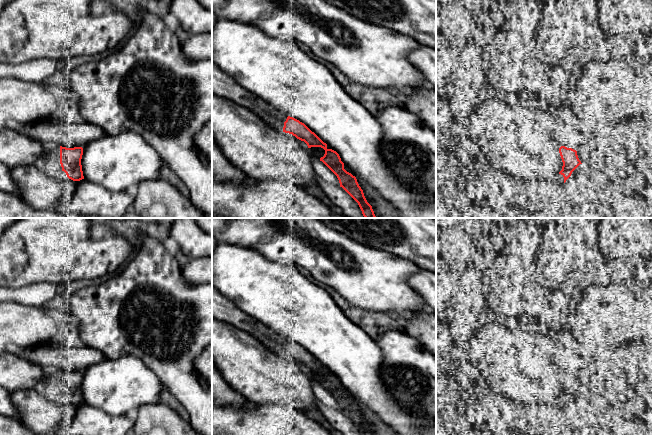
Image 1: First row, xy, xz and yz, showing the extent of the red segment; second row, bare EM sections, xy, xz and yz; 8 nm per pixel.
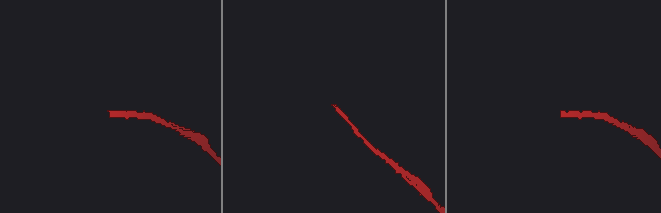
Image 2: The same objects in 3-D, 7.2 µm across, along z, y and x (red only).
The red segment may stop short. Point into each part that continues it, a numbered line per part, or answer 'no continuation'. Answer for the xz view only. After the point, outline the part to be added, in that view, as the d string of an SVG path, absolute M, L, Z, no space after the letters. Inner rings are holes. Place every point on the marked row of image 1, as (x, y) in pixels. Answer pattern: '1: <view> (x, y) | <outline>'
1: xz (224, 85) | M212 63L212 94L225 97L256 113L270 127L283 131L288 115L280 112L241 86L234 78Z

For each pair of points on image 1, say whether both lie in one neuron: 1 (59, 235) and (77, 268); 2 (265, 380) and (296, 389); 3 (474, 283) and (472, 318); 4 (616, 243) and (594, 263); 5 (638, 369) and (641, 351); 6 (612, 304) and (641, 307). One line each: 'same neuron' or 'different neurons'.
1: same neuron
2: same neuron
3: same neuron
4: different neurons
5: same neuron
6: same neuron

